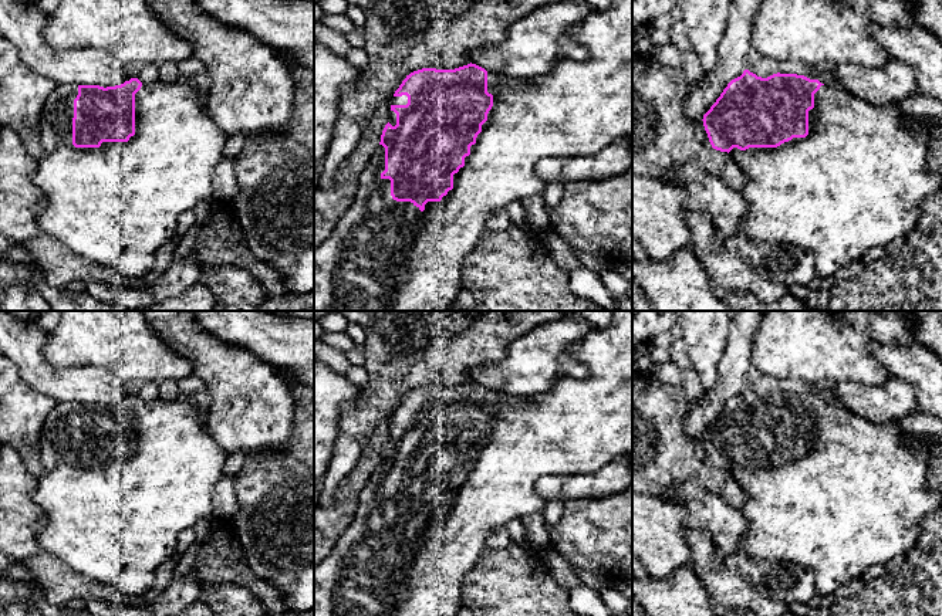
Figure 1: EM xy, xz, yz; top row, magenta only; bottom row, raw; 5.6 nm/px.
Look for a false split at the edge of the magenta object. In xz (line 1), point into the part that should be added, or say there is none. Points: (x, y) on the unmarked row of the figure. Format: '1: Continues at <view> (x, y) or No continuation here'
1: Continues at xz (380, 567)

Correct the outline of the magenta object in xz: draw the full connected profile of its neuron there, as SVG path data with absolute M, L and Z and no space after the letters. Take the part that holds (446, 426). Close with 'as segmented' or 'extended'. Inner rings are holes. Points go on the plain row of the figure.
M611 311L611 324L605 329L591 329L580 343L568 346L567 352L588 369L588 375L581 379L563 376L551 389L538 395L511 396L472 380L455 387L422 386L406 393L391 416L389 440L382 449L379 464L358 494L351 525L327 559L314 569L314 616L456 616L462 607L465 578L486 549L486 538L511 519L541 511L543 501L536 493L540 478L590 474L612 458L632 453L632 311Z | extended

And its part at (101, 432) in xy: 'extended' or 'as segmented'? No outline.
extended

